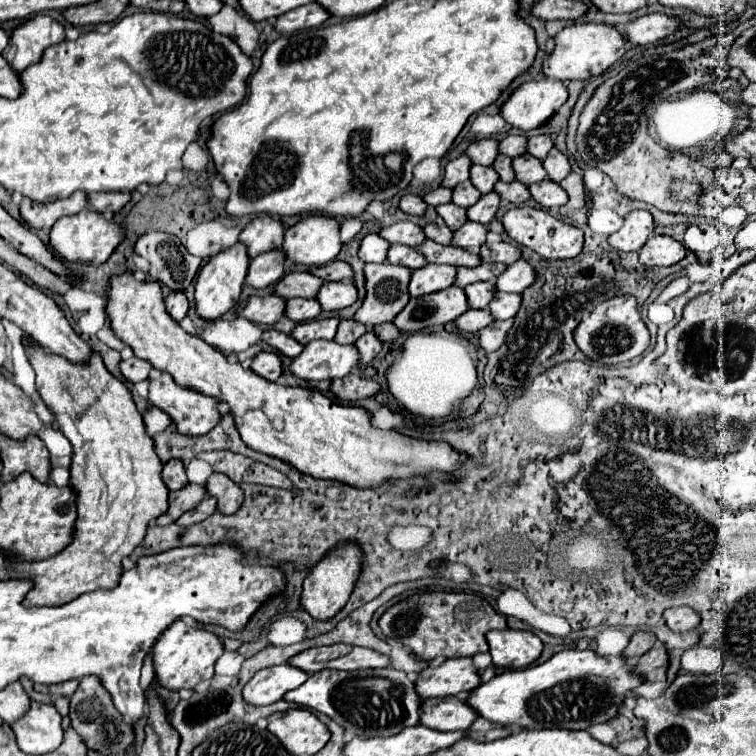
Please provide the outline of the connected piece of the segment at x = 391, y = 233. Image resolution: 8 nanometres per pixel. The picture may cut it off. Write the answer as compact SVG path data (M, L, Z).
M410 220L396 222L388 228L382 228L378 234L382 238L386 238L390 244L396 242L396 244L406 244L406 246L420 246L426 240L424 230L418 224L410 222Z

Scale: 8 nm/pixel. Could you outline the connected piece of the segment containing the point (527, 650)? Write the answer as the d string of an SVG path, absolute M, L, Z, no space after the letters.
M490 630L486 634L492 664L514 670L530 666L542 652L542 640L526 630Z

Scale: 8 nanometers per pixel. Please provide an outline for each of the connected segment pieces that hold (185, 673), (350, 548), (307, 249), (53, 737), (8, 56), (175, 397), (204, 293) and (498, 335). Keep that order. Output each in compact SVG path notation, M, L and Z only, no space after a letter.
M176 620L162 632L154 646L154 672L162 686L170 690L180 688L196 688L202 680L210 680L214 676L214 662L222 656L224 646L214 632L186 626L182 620Z
M342 542L338 548L332 548L324 554L324 558L314 564L304 578L304 592L302 592L302 606L318 620L332 618L350 598L352 588L362 572L362 548L356 542Z
M306 216L286 230L282 252L296 264L322 266L338 256L342 248L338 234L340 228L334 218Z
M32 702L28 714L12 724L18 746L28 754L54 752L62 740L62 716L52 704Z
M38 14L10 32L10 42L4 48L2 56L10 64L10 68L18 74L28 64L38 62L48 46L54 46L62 40L64 26L46 14Z
M162 372L162 376L158 380L150 382L148 400L150 400L150 404L154 404L160 410L168 412L172 416L178 432L182 432L182 434L200 436L200 434L210 432L220 422L220 412L218 412L220 400L216 400L212 396L206 396L206 394L200 394L200 392L188 388L188 386L176 384L176 380L170 374L166 374L166 372Z
M238 242L232 248L220 252L218 256L210 258L210 262L200 270L196 280L196 314L202 320L216 320L224 316L228 310L232 310L242 292L246 270L248 270L248 254L246 248Z
M514 318L510 320L498 320L486 328L482 328L478 334L480 334L480 346L486 350L486 352L494 352L502 346L502 342L506 340L510 328L514 326Z

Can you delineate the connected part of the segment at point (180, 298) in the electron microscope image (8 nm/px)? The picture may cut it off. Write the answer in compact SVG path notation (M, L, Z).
M172 292L166 298L166 310L174 320L182 320L188 312L188 298L184 292Z

